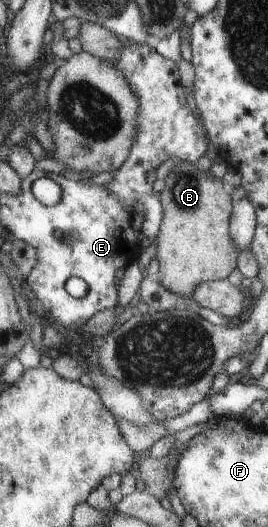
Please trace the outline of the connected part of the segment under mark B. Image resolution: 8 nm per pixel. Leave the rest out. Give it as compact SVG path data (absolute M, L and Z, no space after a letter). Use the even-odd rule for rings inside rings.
M181 160L165 178L166 186L160 193L162 199L164 218L160 232L155 238L159 260L159 273L156 278L172 292L181 295L193 295L199 282L205 280L220 280L226 278L236 267L238 249L231 239L229 231L231 215L231 199L223 191L219 177L207 170L200 170L195 162Z

